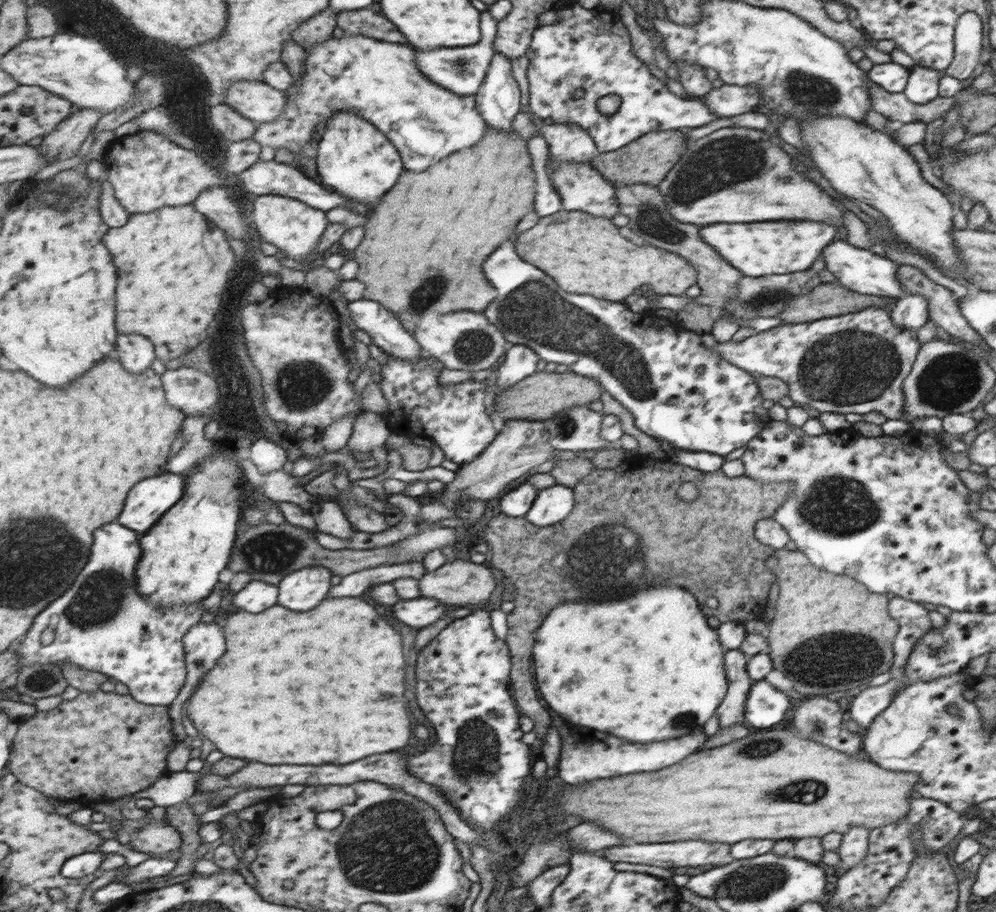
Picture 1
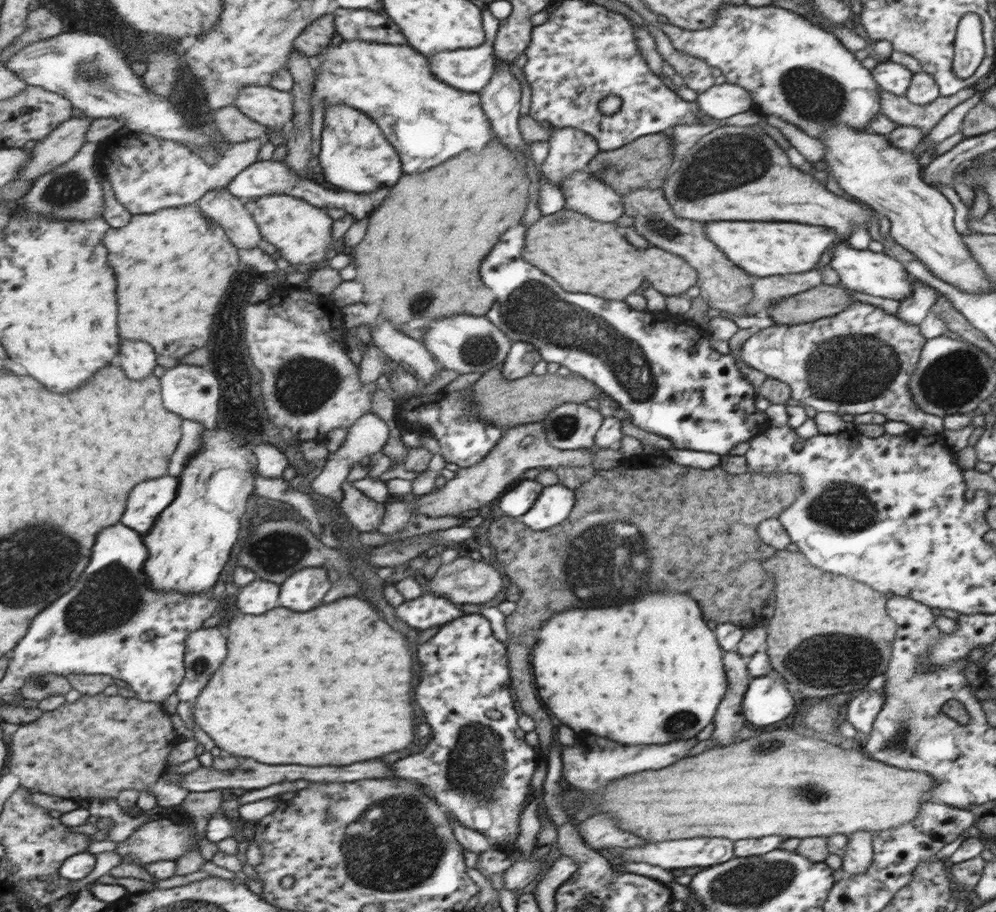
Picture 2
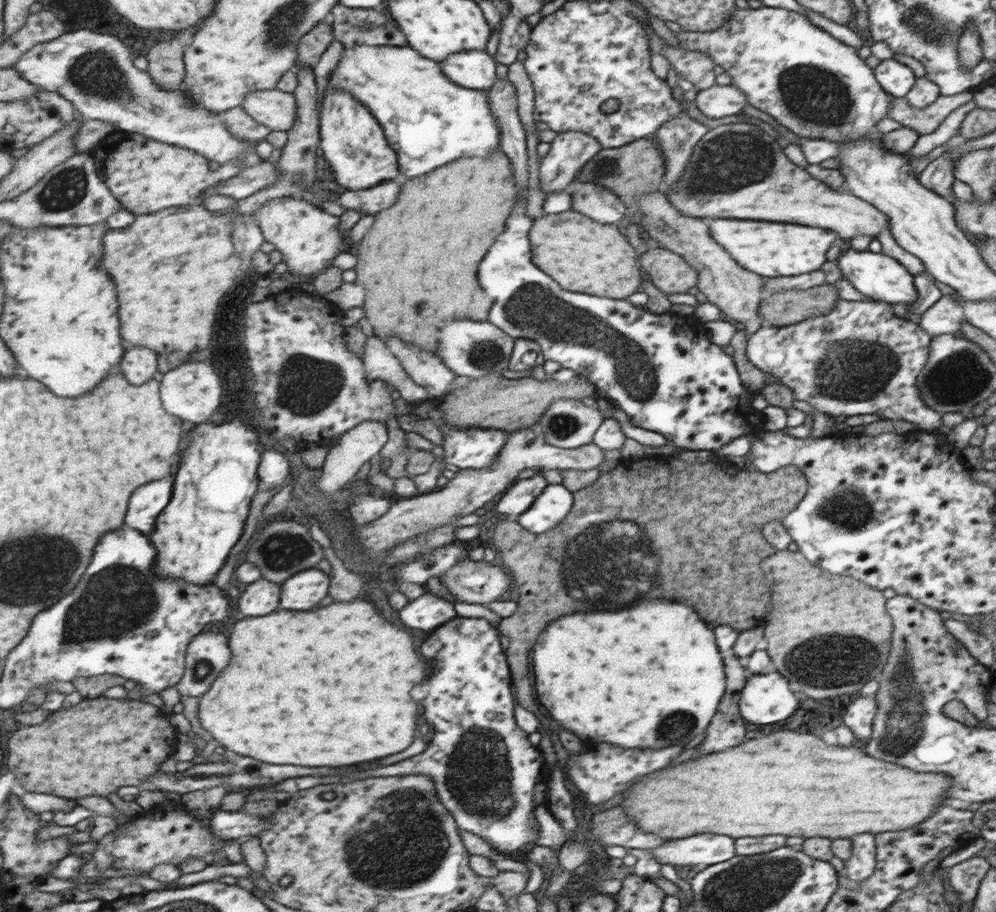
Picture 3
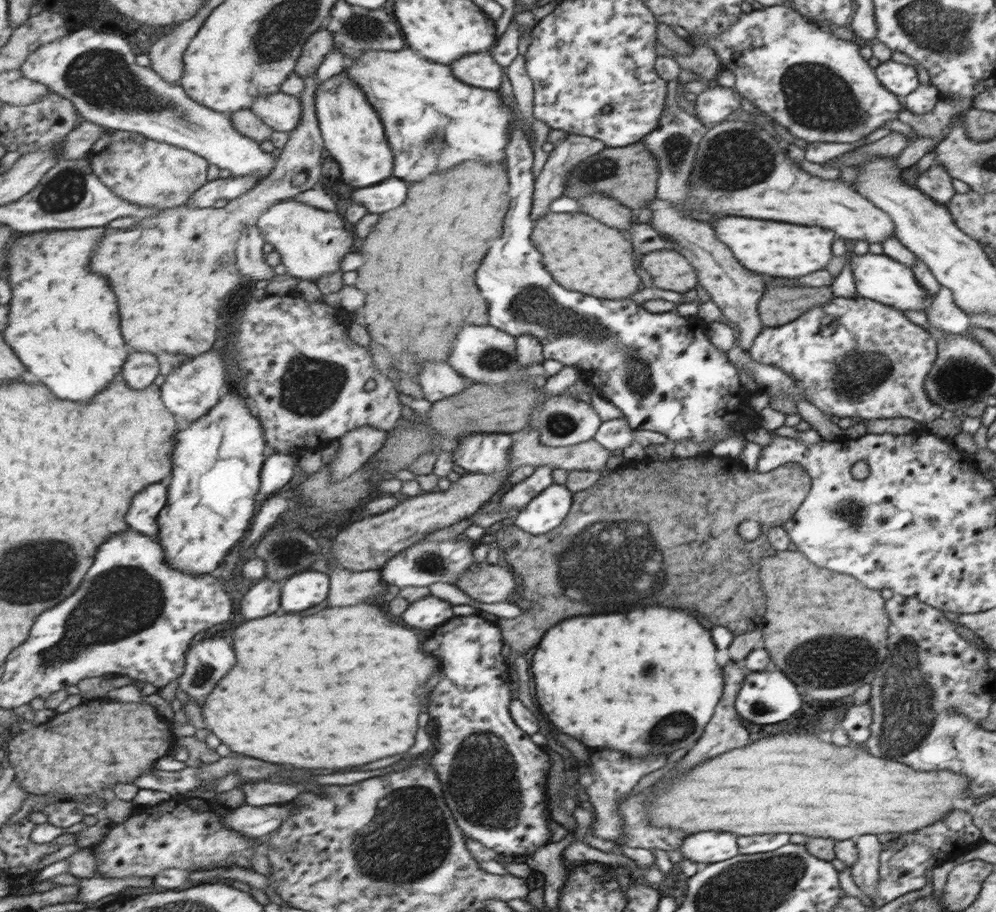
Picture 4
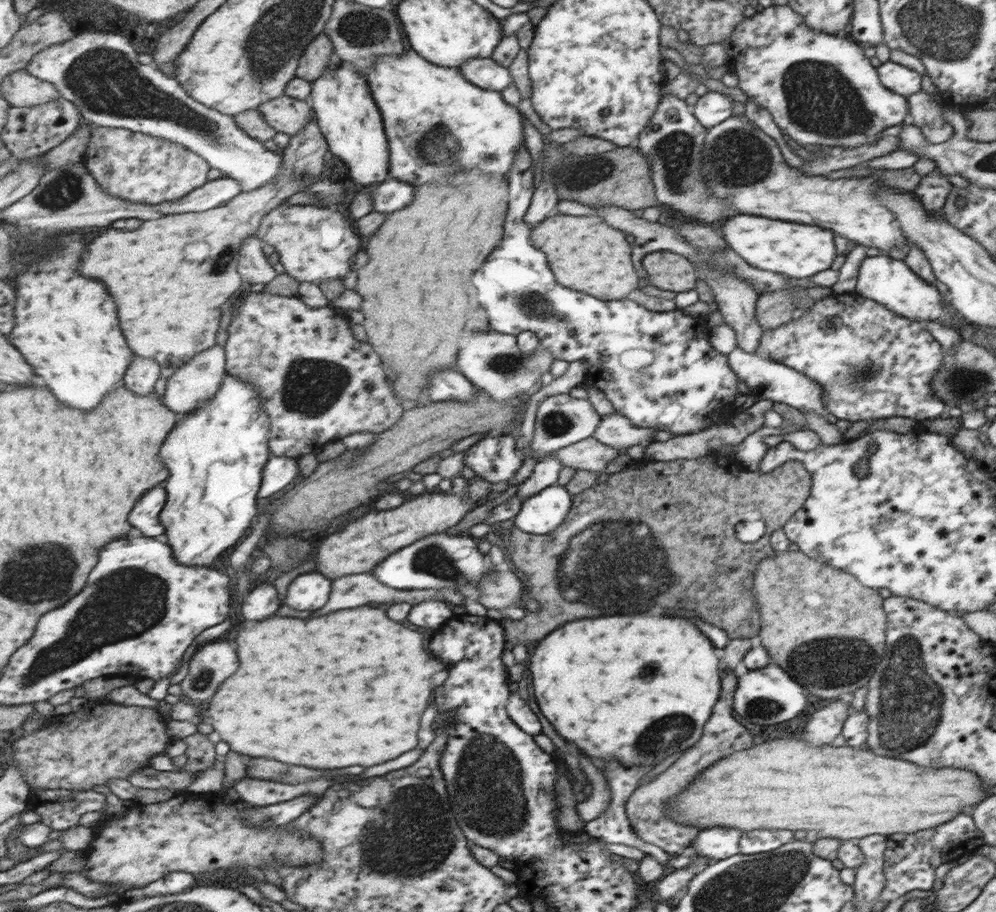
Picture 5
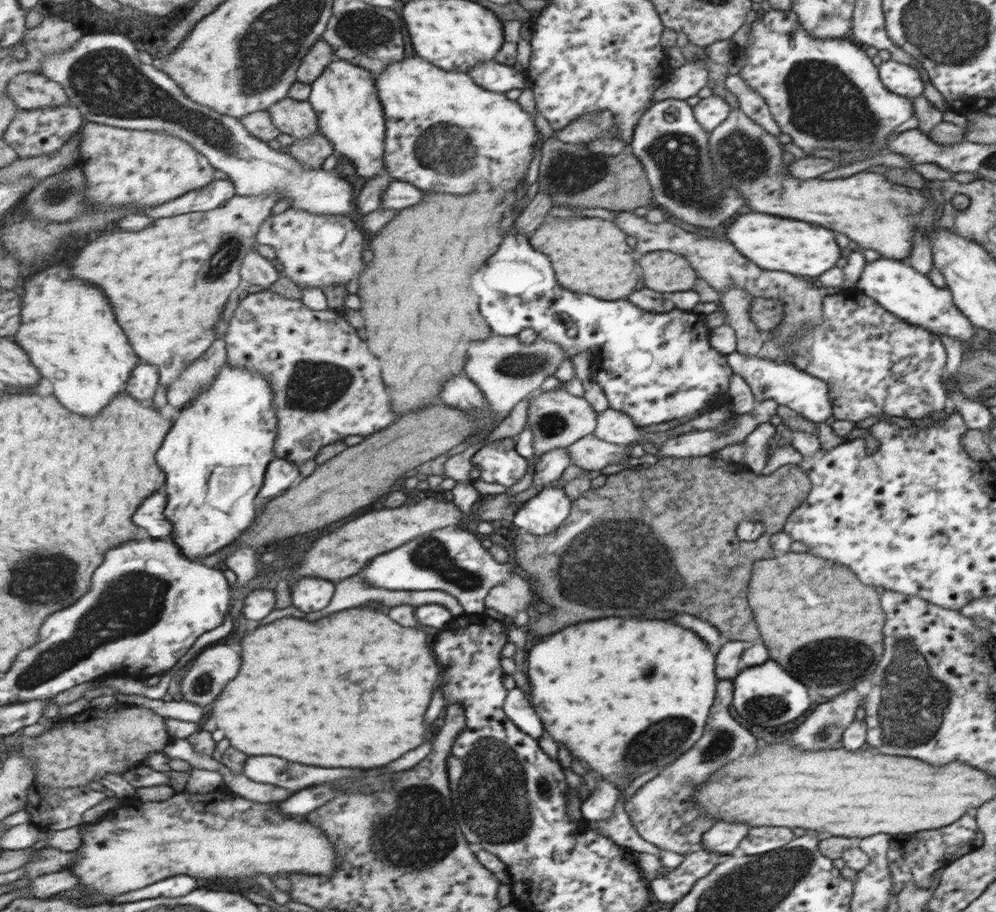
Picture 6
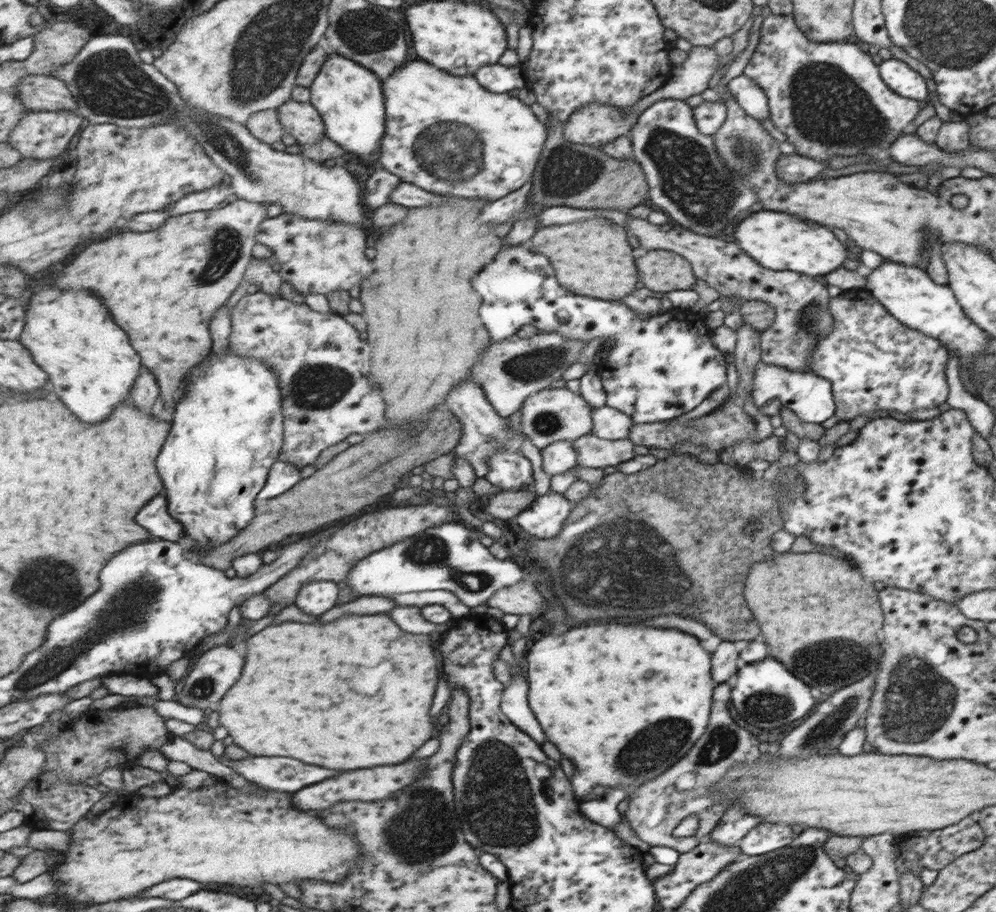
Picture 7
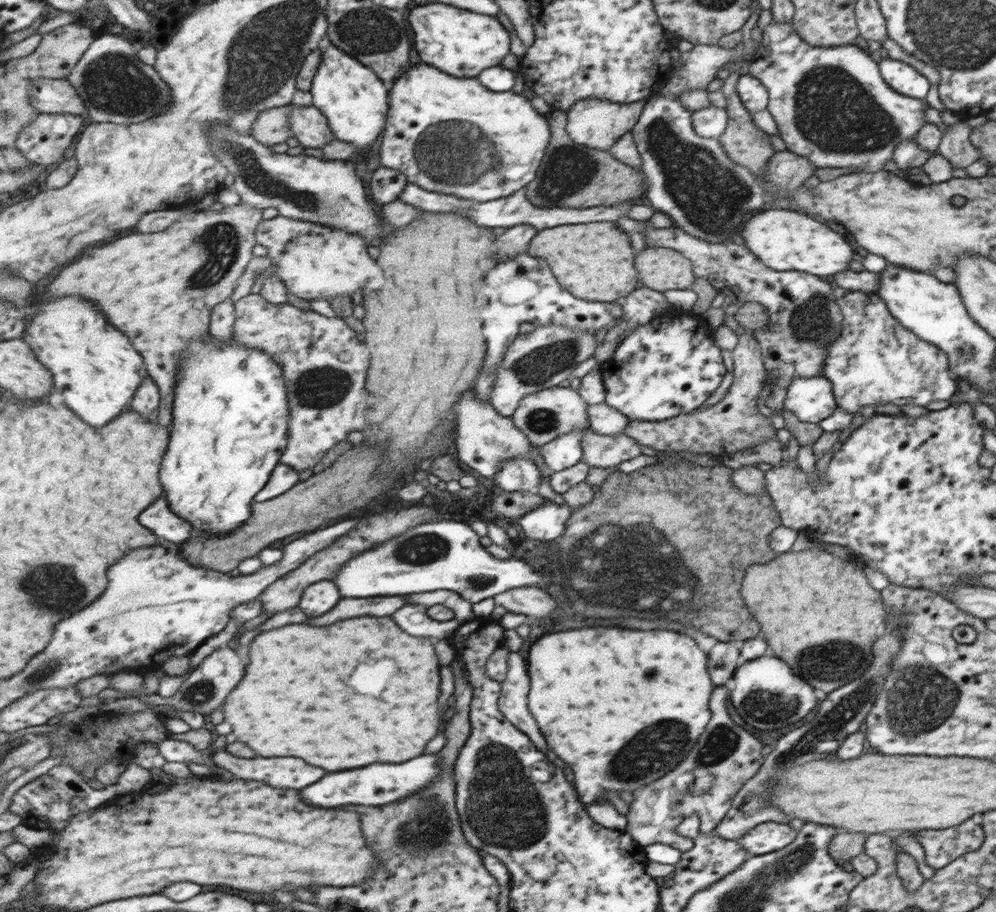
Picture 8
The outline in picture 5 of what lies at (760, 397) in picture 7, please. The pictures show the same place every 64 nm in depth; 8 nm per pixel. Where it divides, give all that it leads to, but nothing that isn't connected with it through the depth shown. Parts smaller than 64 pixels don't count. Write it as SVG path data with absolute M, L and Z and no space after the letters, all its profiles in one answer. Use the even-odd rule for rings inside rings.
M736 347L728 355L728 364L736 372L738 378L750 388L750 391L756 398L772 400L773 402L784 402L800 412L814 412L818 416L827 416L828 410L822 401L822 385L814 379L790 368L778 361L766 359L756 353L744 352L741 348Z

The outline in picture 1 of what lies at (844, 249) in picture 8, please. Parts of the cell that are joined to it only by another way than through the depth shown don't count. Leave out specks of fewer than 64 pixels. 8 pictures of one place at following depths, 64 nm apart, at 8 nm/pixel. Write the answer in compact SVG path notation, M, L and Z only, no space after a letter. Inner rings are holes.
M808 220L752 222L752 224L712 224L702 230L702 237L712 244L730 264L736 264L744 276L760 277L808 270L826 246L836 238L836 226Z

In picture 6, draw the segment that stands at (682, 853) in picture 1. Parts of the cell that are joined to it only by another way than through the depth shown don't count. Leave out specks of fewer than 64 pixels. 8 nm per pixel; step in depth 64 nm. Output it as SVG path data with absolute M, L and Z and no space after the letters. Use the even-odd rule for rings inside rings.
M716 821L703 835L702 849L722 854L738 853L740 841L750 832L748 823L734 821Z

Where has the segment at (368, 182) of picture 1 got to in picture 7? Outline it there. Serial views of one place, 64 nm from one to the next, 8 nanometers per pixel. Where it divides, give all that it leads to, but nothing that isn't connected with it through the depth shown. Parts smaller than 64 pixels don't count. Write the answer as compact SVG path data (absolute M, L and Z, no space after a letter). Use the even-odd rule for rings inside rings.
M333 51L311 89L311 102L326 121L328 138L340 143L348 152L357 154L363 164L368 165L372 160L376 160L380 138L384 134L384 120L387 120L383 84L380 84L376 73L367 66Z

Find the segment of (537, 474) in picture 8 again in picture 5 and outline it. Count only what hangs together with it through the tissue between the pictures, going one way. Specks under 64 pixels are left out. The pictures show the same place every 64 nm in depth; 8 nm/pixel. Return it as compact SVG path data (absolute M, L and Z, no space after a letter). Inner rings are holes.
M512 434L486 435L467 451L465 465L485 482L496 484L514 478L523 465Z

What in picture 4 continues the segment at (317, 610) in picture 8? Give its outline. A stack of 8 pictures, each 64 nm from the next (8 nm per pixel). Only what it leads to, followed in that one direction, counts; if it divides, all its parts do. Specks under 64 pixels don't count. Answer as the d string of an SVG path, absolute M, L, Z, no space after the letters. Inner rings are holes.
M316 570L298 573L286 580L283 586L286 610L310 610L320 606L330 596L331 575Z

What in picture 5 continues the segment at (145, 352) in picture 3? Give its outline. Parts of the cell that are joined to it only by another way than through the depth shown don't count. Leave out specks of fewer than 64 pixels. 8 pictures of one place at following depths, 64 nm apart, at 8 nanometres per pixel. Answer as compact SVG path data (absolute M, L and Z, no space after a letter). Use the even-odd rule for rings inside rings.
M138 358L127 372L125 386L140 396L150 396L163 376L163 365L154 358Z

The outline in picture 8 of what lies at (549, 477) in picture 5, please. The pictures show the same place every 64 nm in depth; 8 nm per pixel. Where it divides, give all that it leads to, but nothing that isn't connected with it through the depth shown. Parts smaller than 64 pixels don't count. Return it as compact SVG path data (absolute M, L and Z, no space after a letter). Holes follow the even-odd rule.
M590 426L587 429L570 431L540 447L546 470L555 473L579 464L583 460L584 432L588 430L590 430Z

